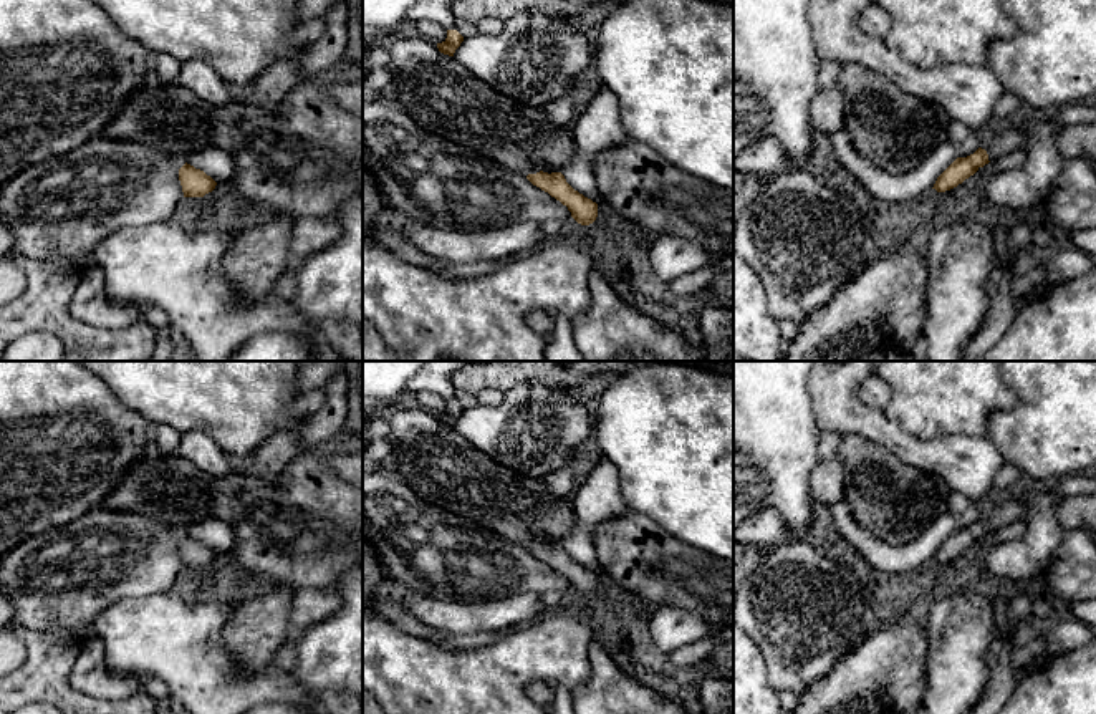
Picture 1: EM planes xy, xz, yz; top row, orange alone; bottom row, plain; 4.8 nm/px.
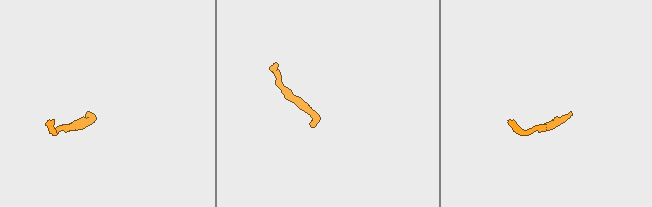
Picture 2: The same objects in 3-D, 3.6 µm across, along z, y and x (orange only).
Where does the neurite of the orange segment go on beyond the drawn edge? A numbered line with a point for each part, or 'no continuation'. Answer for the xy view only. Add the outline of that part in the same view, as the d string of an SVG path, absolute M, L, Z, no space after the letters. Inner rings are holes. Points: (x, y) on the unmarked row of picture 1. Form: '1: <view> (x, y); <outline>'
no continuation

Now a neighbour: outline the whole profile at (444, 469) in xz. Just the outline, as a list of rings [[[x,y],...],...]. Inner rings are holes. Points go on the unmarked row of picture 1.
[[[422,408],[399,409],[389,417],[394,451],[389,466],[394,475],[422,500],[459,515],[522,547],[561,543],[574,525],[573,497],[548,499],[545,479],[515,472],[473,447],[454,427],[439,422]]]

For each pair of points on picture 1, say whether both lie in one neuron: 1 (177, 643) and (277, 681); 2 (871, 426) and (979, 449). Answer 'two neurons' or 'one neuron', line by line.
1: one neuron
2: one neuron

